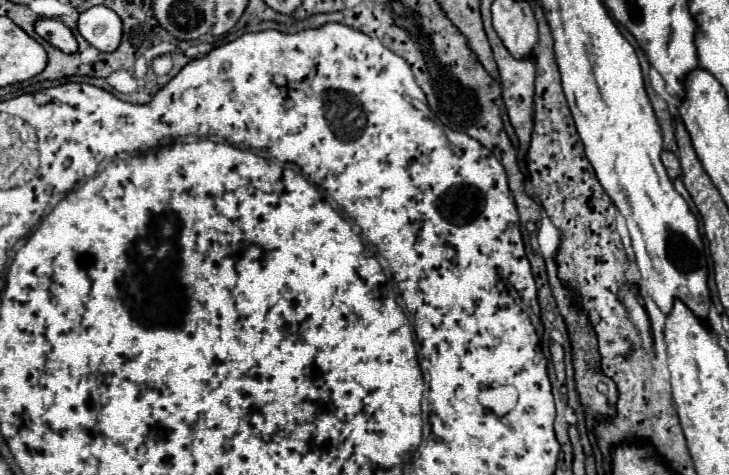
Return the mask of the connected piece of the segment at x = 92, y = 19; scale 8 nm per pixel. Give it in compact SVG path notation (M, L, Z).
M92 6L82 12L78 30L100 52L114 52L122 40L122 20L106 6Z

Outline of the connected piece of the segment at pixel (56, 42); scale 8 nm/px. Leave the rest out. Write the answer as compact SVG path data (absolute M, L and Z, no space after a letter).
M40 18L36 22L36 32L44 40L48 40L52 46L60 48L66 54L74 54L78 50L76 36L72 34L72 30L62 20L56 20L56 18Z

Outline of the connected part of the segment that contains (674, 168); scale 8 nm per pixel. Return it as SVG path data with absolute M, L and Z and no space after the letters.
M662 152L662 164L666 166L668 176L672 180L676 180L680 176L680 162L678 162L678 158L672 152Z

